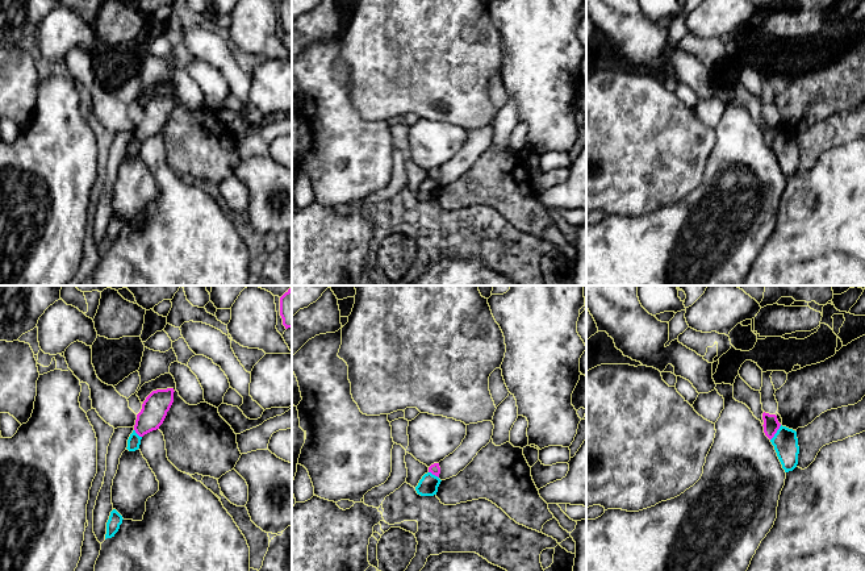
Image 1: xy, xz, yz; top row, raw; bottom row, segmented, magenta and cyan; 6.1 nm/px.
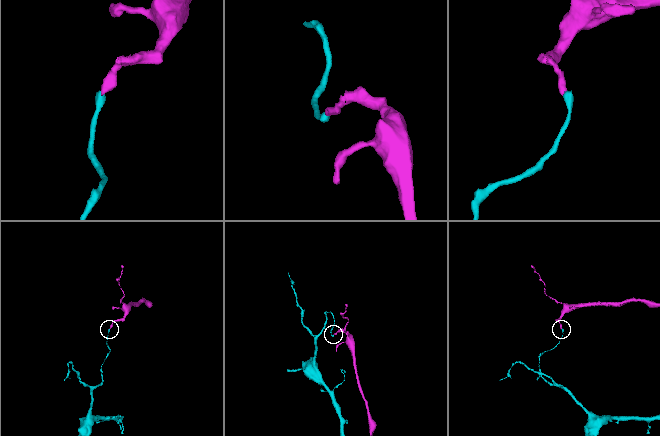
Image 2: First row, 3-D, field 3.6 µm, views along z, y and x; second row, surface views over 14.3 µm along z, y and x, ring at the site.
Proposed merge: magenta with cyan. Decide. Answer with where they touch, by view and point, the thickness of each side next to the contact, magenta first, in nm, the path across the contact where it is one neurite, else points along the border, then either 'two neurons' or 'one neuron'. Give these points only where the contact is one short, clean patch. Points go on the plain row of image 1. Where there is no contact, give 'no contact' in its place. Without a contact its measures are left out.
yz (776, 137) | 100/150 nm | along yz (781, 130), (771, 145) | two neurons

